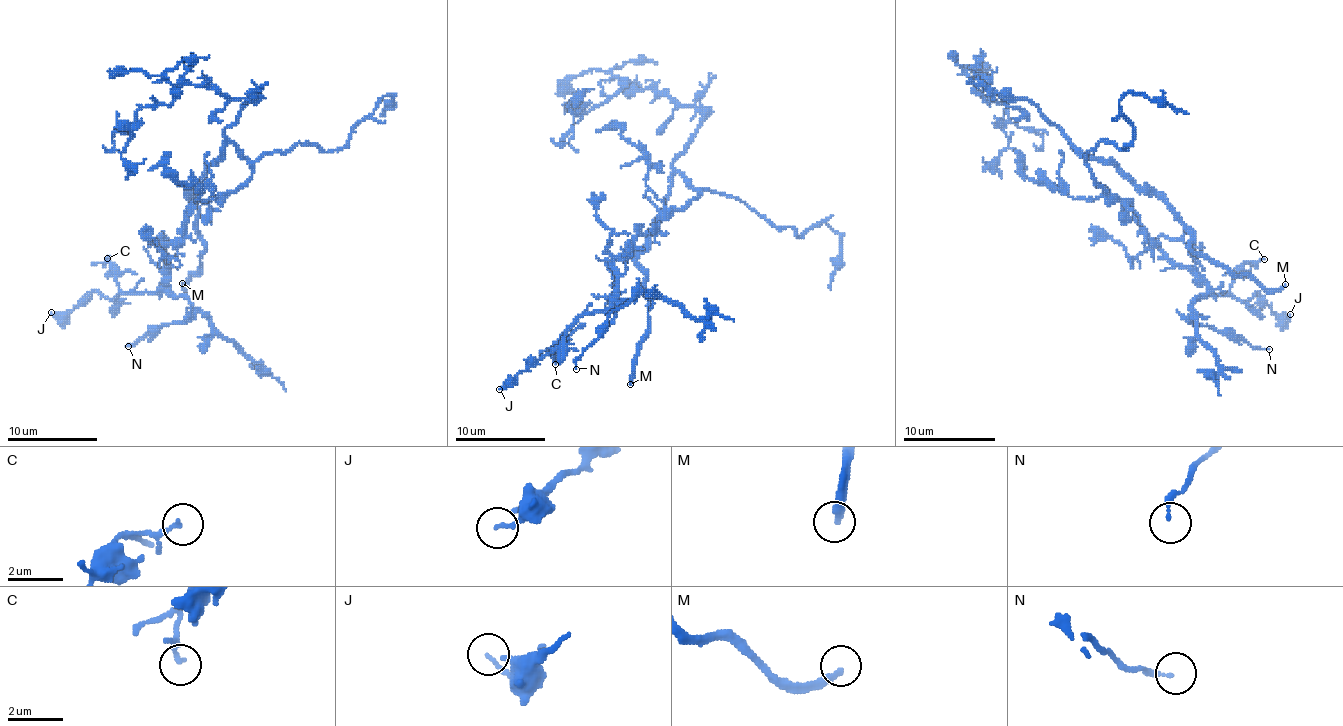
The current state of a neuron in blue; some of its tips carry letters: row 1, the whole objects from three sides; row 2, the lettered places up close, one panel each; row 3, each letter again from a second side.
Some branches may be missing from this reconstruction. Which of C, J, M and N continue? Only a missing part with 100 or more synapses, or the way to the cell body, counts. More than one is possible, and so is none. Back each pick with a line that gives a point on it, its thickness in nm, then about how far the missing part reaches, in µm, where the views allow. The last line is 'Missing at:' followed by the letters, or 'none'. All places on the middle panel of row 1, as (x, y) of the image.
M: (630, 384) | 260 nm | 140 µm
Missing at: M

